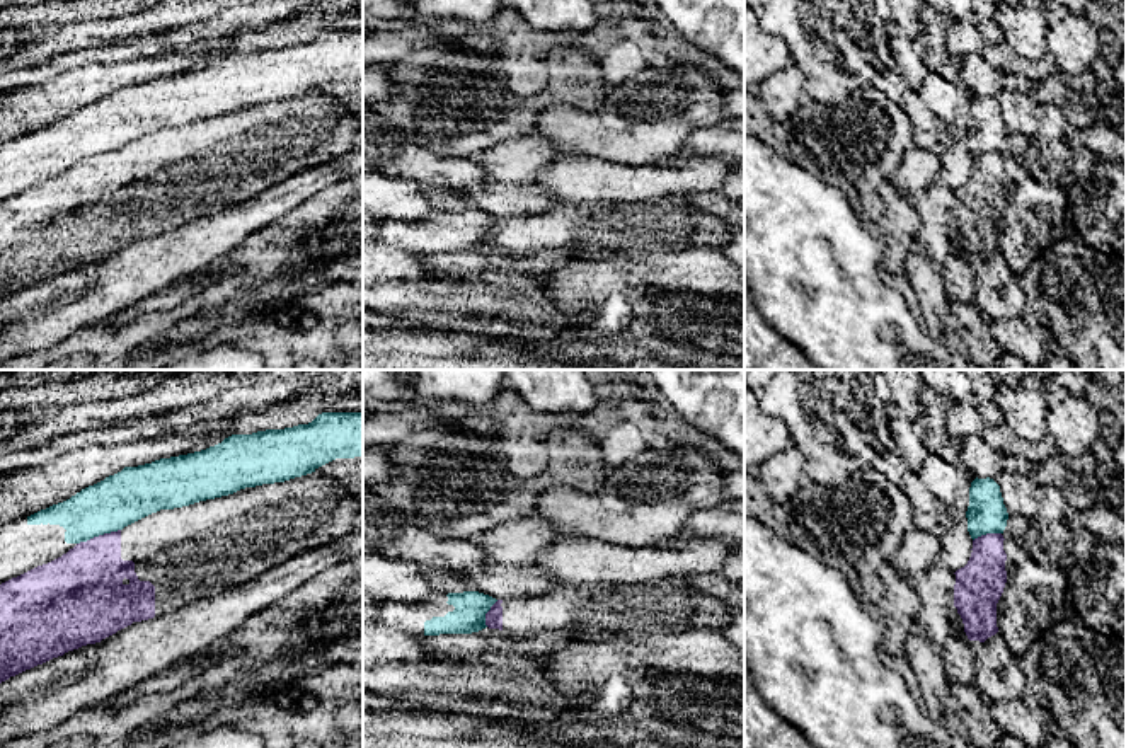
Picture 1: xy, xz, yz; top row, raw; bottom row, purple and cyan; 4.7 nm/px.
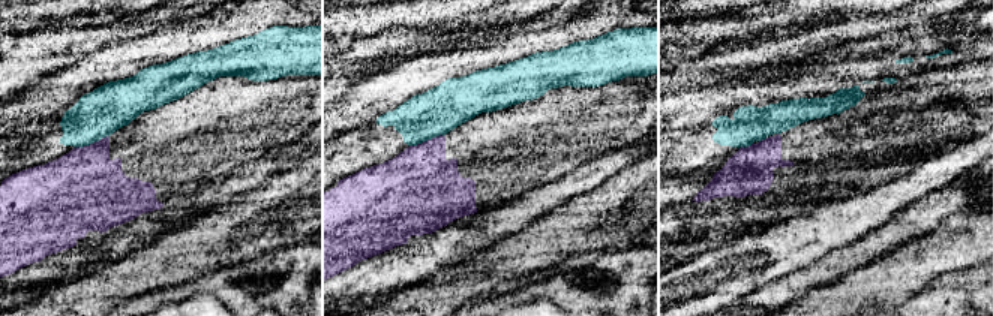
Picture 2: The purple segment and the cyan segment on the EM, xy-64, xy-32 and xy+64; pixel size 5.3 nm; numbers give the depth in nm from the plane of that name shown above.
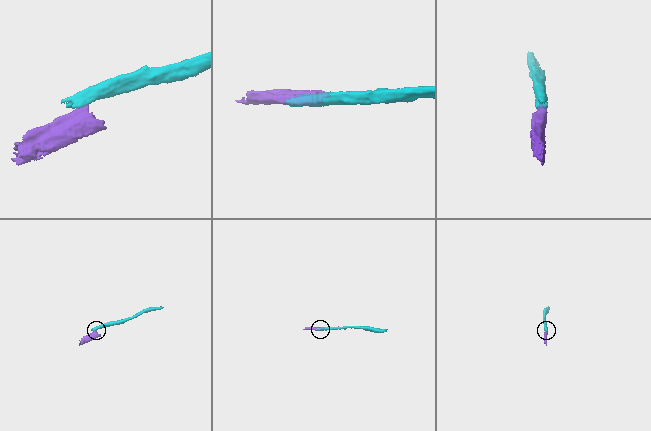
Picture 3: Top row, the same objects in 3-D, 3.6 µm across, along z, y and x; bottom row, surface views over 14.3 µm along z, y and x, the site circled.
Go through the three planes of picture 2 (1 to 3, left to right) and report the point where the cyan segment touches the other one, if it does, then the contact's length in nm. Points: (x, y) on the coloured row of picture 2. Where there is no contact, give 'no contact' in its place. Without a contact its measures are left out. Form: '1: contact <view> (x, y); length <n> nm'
1: contact xy-64 (93, 143); length 200 nm
2: contact xy-32 (428, 140); length 200 nm
3: contact xy+64 (746, 147); length 70 nm

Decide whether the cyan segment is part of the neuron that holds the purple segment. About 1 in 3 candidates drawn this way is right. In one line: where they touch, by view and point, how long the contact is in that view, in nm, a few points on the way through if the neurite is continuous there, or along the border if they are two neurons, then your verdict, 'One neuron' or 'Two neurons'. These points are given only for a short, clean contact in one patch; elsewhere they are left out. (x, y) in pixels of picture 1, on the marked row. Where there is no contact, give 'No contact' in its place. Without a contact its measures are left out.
Touches purple at xy (99, 535). Shared border 220 nm. Boundary: xy (120, 529), (77, 544). Two neurons

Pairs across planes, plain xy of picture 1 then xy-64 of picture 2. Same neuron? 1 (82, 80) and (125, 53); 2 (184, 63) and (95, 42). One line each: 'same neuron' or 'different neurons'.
1: same neuron
2: different neurons

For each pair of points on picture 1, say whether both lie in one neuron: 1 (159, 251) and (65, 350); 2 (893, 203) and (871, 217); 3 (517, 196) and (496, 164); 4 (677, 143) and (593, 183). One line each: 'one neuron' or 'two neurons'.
1: two neurons
2: two neurons
3: two neurons
4: two neurons

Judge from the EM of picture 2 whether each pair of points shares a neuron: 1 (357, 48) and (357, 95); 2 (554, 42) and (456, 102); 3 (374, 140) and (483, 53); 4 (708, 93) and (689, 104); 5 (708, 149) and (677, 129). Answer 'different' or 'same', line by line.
1: different
2: different
3: different
4: same
5: different

